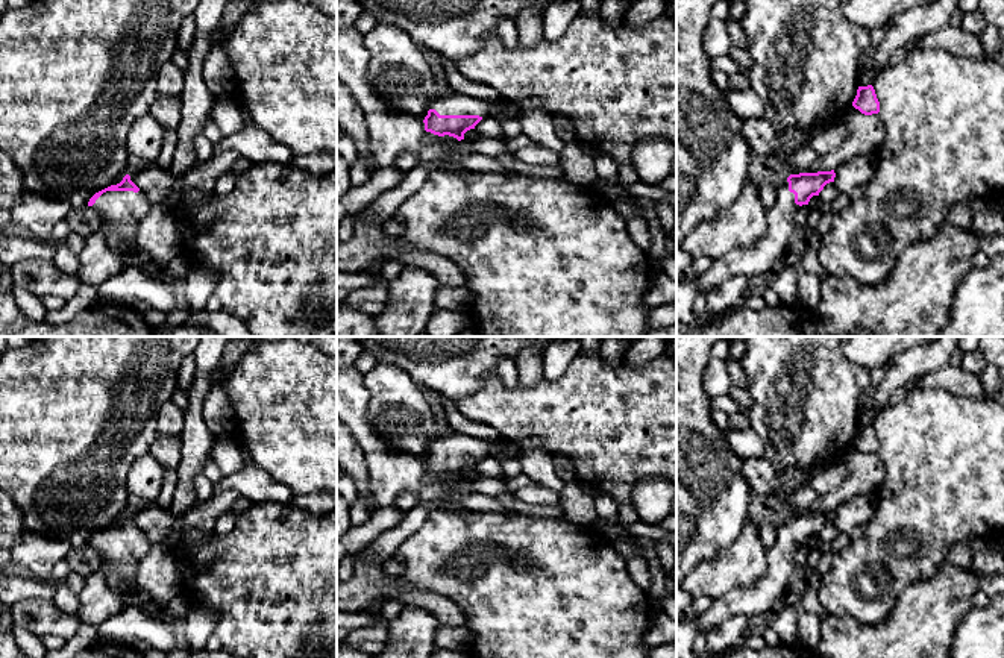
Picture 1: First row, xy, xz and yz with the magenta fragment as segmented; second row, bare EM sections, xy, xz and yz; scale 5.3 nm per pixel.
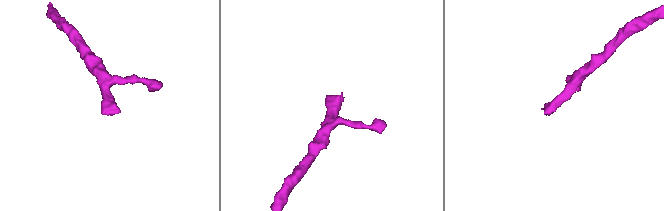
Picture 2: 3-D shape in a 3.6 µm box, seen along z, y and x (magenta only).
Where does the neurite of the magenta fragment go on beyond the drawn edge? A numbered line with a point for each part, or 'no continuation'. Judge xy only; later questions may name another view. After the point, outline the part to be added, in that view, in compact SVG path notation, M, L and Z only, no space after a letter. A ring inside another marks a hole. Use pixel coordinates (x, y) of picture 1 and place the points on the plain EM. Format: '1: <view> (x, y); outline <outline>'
1: xy (123, 551); outline M140 529L133 531L106 531L91 549L99 553L111 570L135 578L140 562L147 558L152 541Z

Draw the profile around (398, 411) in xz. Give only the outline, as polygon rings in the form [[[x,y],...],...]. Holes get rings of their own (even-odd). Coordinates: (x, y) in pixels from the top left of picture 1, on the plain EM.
[[[387,364],[362,373],[362,384],[370,391],[370,428],[393,447],[425,459],[444,425],[434,418],[419,384],[402,368]]]

